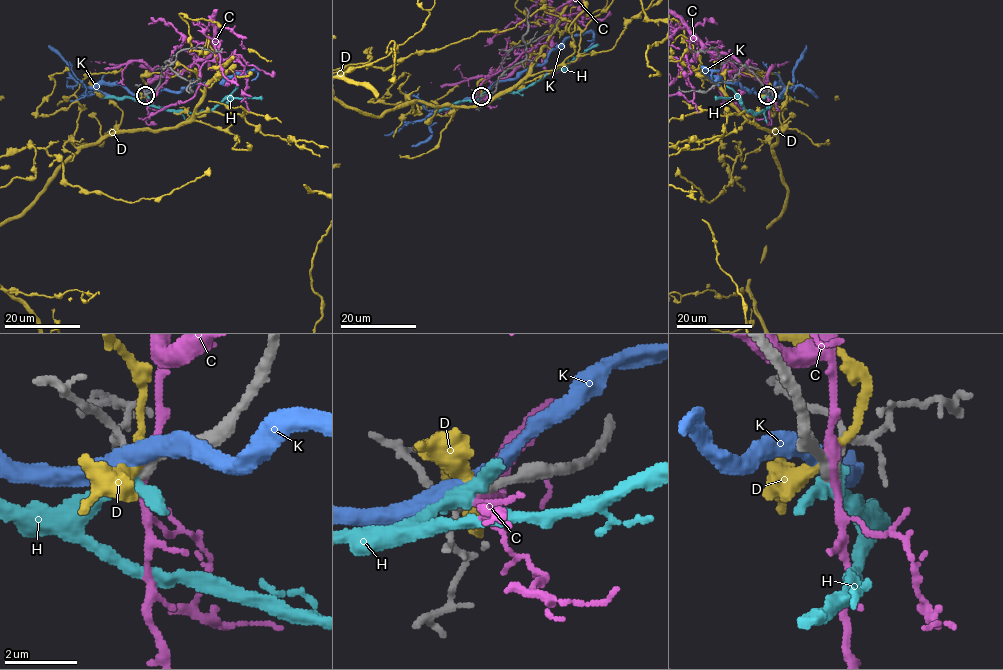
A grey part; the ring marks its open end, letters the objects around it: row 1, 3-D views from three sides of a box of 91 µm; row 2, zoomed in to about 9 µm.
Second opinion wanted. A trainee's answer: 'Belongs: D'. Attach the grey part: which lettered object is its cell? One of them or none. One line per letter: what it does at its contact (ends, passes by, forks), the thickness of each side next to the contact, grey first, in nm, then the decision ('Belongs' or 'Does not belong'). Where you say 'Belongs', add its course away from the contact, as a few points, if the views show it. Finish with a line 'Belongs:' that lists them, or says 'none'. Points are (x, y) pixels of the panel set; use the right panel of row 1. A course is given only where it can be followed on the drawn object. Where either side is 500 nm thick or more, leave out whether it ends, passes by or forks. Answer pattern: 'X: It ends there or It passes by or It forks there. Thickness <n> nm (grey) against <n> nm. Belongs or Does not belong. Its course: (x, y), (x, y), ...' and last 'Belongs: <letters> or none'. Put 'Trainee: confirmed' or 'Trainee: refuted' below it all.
C: It passes by. Thickness 320 nm (grey) against 280 nm. Does not belong
D: It passes by. Thickness 320 nm (grey) against 260 nm. Does not belong
H: It passes by. Thickness 280 nm (grey) against 420 nm. Belongs. Its course: (766, 94), (769, 104), (759, 112), (747, 112), (737, 97), (715, 98)
K: It passes by. Thickness 320 nm (grey) against 460 nm. Does not belong
Belongs: H
Trainee: refuted

